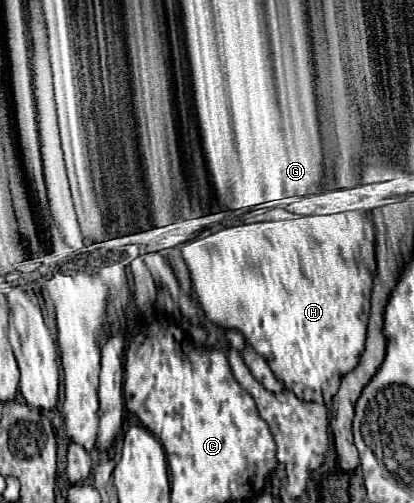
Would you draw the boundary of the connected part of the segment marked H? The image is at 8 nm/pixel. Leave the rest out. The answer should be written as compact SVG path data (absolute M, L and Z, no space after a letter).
M283 208L272 209L272 220L264 223L240 223L221 231L212 233L204 239L188 241L182 247L182 257L190 269L194 291L202 303L202 309L206 311L206 317L216 323L222 329L238 329L244 333L250 347L254 347L270 365L270 369L276 373L280 381L284 381L286 389L294 391L298 399L302 401L316 401L322 405L330 405L334 393L338 391L338 385L342 377L358 367L358 361L362 357L364 339L366 339L366 327L368 327L368 315L370 315L370 291L372 281L376 273L376 259L374 259L374 225L368 219L366 213L354 213L354 211L342 211L336 215L318 215L318 217L302 217L294 215Z

